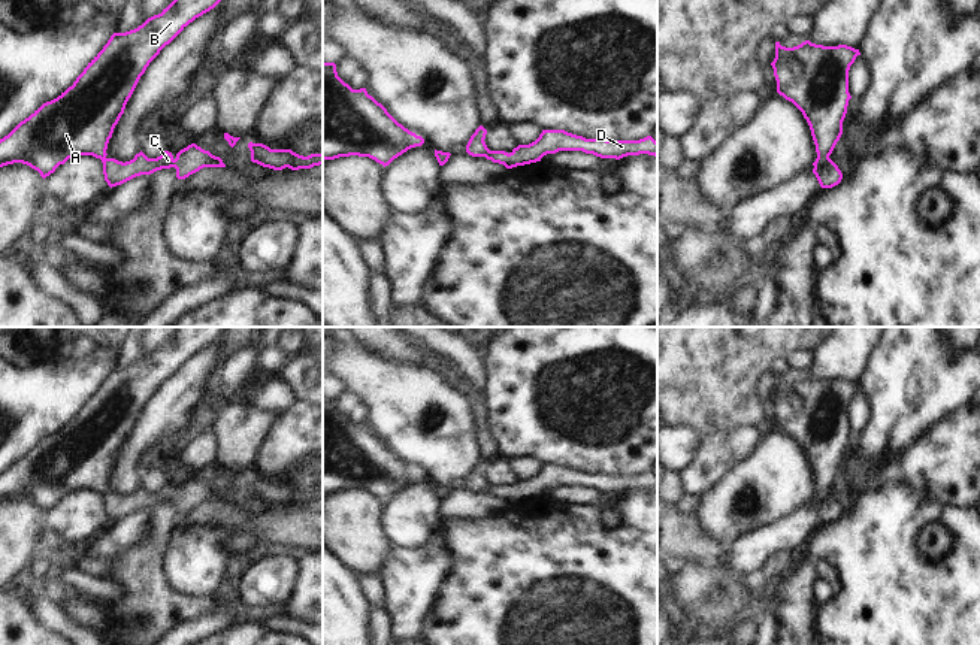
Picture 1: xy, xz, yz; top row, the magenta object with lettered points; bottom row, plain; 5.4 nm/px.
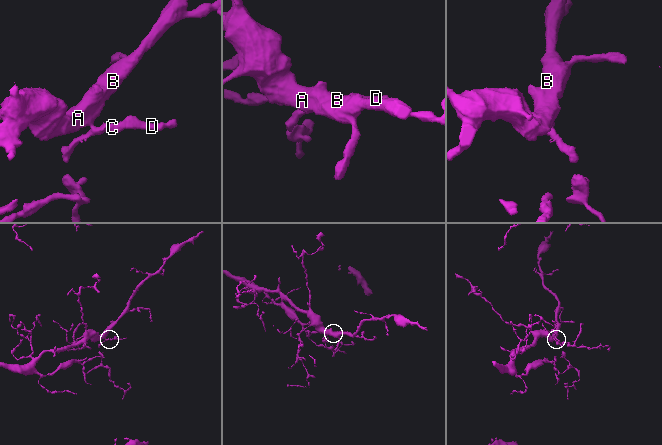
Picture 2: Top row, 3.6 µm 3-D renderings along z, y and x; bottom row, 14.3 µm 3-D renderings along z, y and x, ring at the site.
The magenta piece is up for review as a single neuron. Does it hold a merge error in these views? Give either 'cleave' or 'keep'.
keep

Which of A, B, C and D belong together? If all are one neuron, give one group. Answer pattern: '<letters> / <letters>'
A B C D

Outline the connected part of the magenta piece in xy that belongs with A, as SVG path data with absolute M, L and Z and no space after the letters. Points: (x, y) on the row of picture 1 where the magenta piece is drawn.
M173 0L137 28L114 33L72 87L0 139L0 167L22 163L45 179L69 158L93 155L102 160L111 188L161 169L175 167L176 178L185 179L203 167L226 167L220 157L196 143L175 157L169 151L157 158L140 151L125 163L106 157L114 128L149 63L190 22L220 1Z

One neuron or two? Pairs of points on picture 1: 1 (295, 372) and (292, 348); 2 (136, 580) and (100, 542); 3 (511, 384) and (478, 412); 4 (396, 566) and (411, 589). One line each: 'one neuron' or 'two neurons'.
1: two neurons
2: two neurons
3: two neurons
4: one neuron

